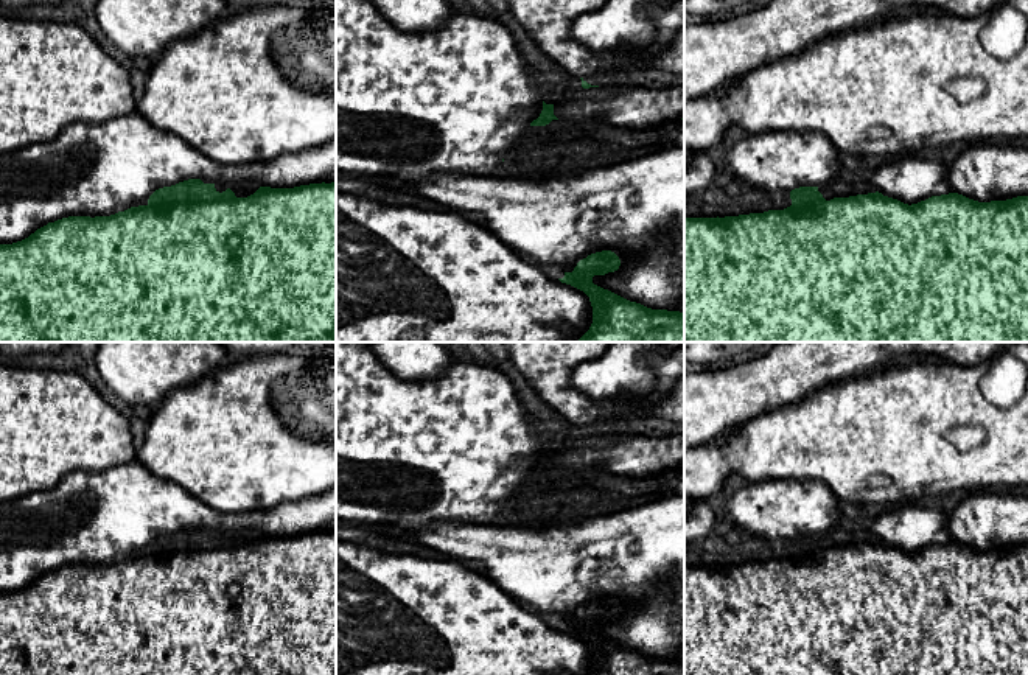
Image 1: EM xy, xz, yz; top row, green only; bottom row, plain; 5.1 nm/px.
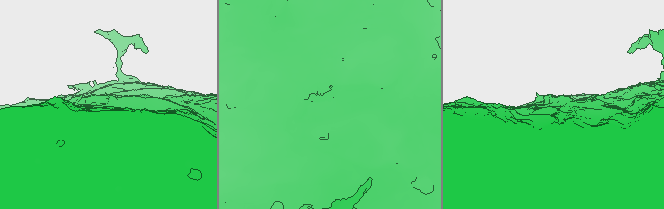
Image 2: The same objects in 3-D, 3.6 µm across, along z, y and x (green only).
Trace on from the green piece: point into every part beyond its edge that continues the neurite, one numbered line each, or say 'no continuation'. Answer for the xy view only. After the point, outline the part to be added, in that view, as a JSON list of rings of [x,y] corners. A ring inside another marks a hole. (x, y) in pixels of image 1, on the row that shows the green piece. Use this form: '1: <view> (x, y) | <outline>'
1: xy (243, 187) | [[[201,179],[204,184],[213,184],[216,191],[222,193],[230,188],[236,198],[247,198],[254,194],[260,184],[254,179],[222,180],[222,179]]]

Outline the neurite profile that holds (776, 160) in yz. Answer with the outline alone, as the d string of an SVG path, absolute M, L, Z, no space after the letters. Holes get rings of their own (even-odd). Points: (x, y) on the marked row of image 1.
M770 131L743 135L723 154L723 166L753 188L792 191L829 182L844 159L821 134Z

